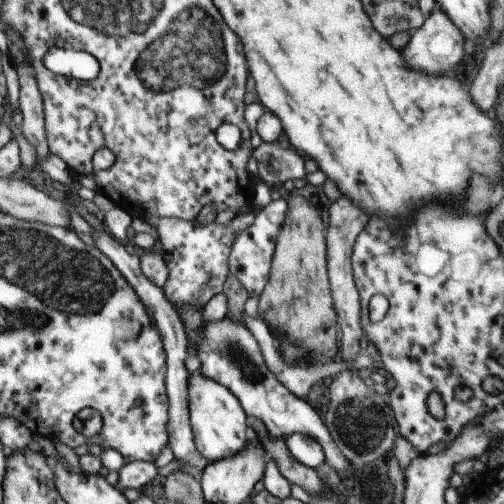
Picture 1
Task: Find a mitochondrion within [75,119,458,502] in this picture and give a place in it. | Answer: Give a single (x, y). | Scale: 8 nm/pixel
(362, 424)

